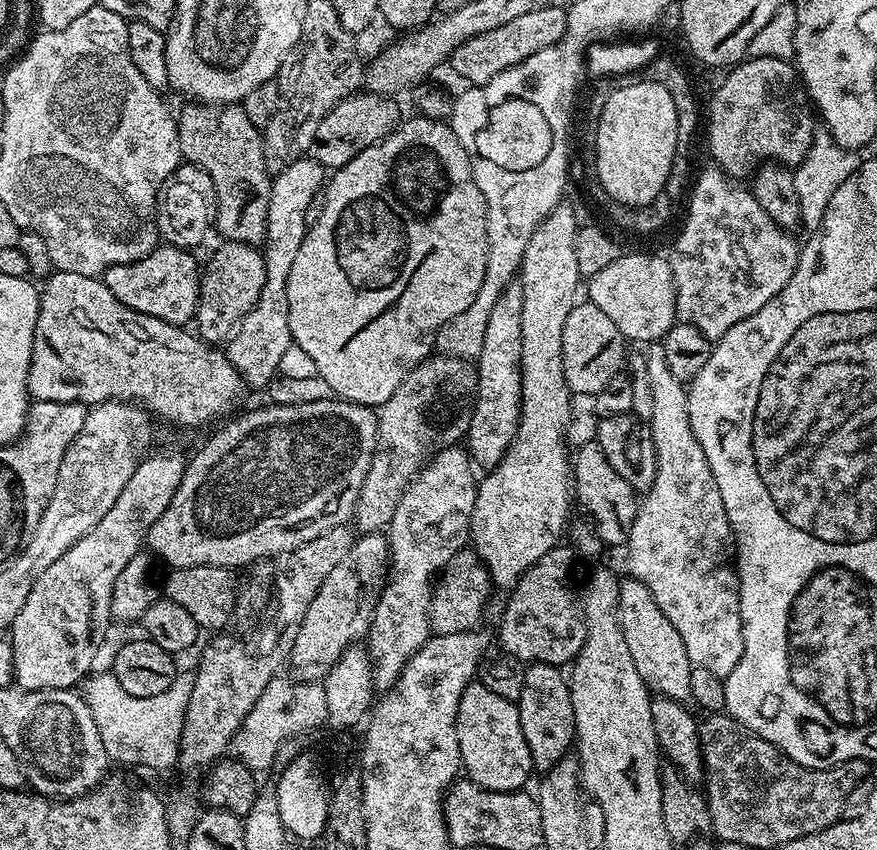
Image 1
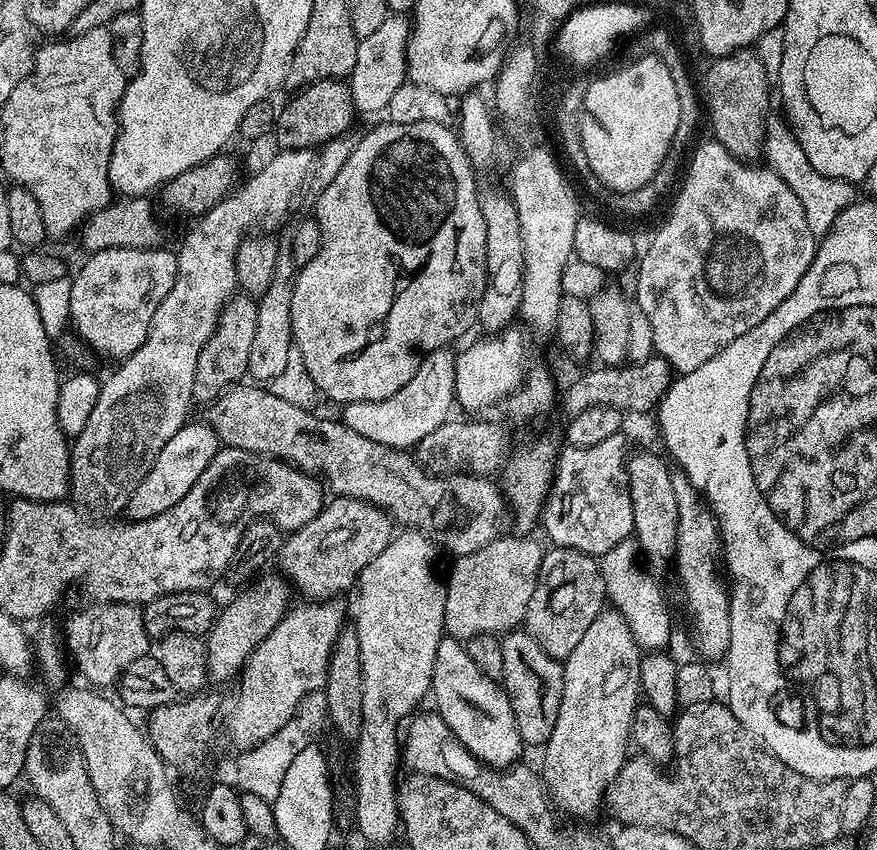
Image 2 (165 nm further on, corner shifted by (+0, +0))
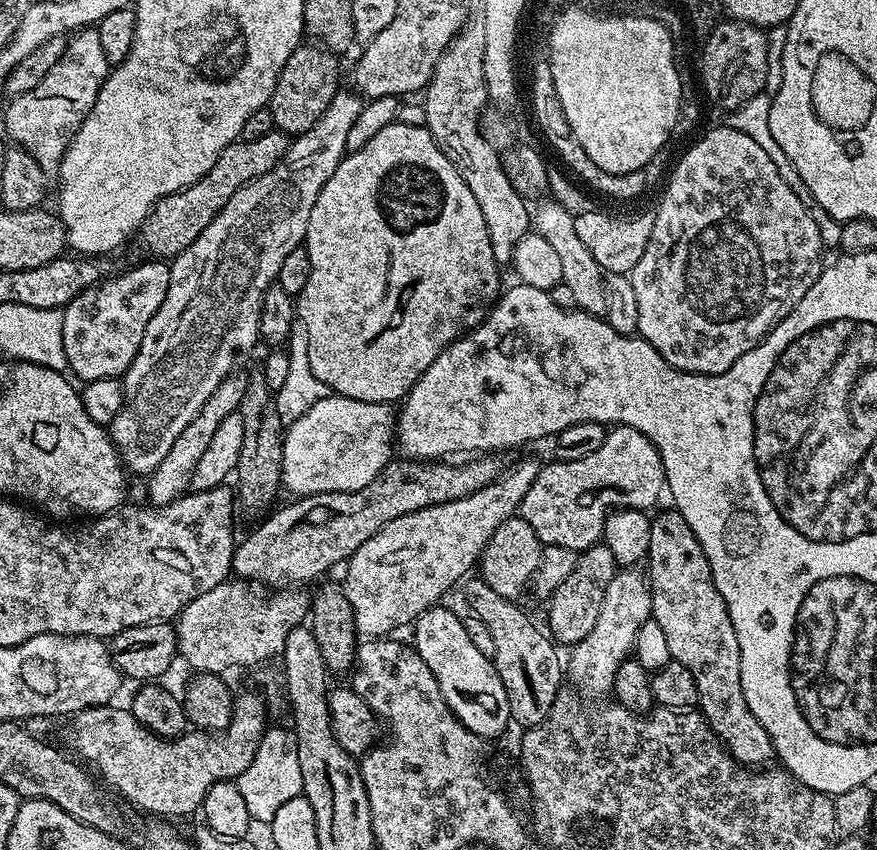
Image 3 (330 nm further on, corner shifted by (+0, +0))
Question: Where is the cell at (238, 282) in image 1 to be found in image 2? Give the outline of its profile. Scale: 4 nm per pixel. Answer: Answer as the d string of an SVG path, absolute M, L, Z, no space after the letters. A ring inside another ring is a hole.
M243 294L233 295L220 311L214 332L202 346L202 354L198 354L196 382L199 399L201 396L204 402L211 402L225 388L231 388L233 384L245 379L250 358L250 345L254 343L254 326L258 326L256 304Z

